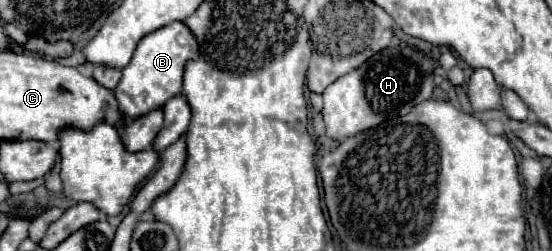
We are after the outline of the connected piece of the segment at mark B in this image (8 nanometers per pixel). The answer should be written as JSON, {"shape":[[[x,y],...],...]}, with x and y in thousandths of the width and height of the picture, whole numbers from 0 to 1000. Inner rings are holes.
{"shape":[[[312,88],[268,143],[261,143],[236,239],[221,279],[221,311],[207,351],[214,430],[228,478],[254,470],[283,430],[293,430],[308,390],[330,375],[330,295],[333,255],[359,223],[359,175],[348,127],[330,88]]]}

